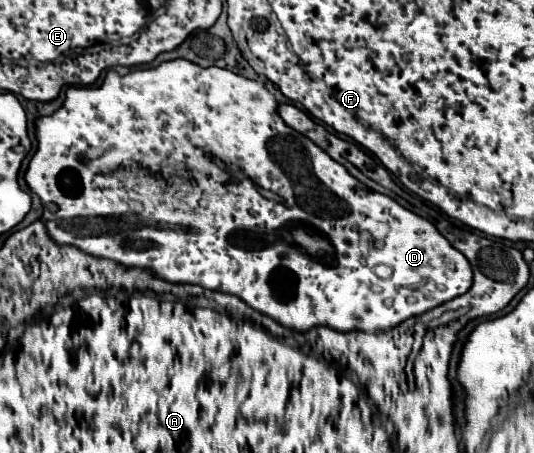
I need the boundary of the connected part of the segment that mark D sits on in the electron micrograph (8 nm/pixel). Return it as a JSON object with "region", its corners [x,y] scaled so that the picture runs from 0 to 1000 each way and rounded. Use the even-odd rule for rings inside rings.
{"region":[[[324,130],[324,135],[301,139],[298,148],[238,161],[234,170],[223,166],[219,157],[204,157],[197,166],[197,179],[189,183],[189,192],[129,192],[122,219],[125,214],[129,214],[129,223],[118,227],[114,241],[107,241],[92,258],[73,258],[66,267],[69,333],[47,382],[51,413],[66,430],[73,430],[81,457],[88,461],[88,466],[81,466],[73,488],[84,497],[88,519],[99,532],[107,532],[110,541],[140,541],[144,550],[152,550],[163,563],[174,563],[185,572],[208,572],[234,589],[264,589],[264,594],[287,598],[290,607],[298,607],[301,616],[309,616],[316,625],[361,625],[361,629],[376,629],[376,634],[388,634],[399,642],[444,651],[478,687],[485,687],[485,691],[522,709],[530,722],[541,722],[552,731],[575,731],[590,717],[624,722],[631,731],[684,731],[684,735],[725,731],[725,726],[755,713],[766,700],[792,695],[792,691],[875,647],[886,629],[886,598],[882,598],[878,576],[818,510],[818,501],[811,492],[803,492],[800,483],[751,457],[743,444],[736,444],[725,430],[695,426],[672,395],[665,395],[616,338],[609,338],[597,320],[579,311],[579,302],[545,285],[519,249],[519,236],[522,236],[519,214],[489,179],[470,179],[463,170],[440,166],[436,157],[425,157],[414,148],[373,148],[350,130]],[[579,364],[590,369],[590,382],[582,382],[582,386],[571,382],[571,369],[579,369]],[[257,373],[298,377],[313,400],[283,395],[268,377],[257,377]],[[257,448],[268,457],[264,470],[257,470],[257,461],[245,457]],[[549,497],[582,497],[582,501],[594,501],[594,510],[601,510],[601,519],[609,514],[612,519],[609,528],[616,528],[620,545],[627,550],[627,576],[639,572],[639,581],[624,581],[624,585],[601,581],[601,576],[564,558],[556,541],[537,536],[530,528],[530,514],[537,510],[537,501],[549,501]],[[534,550],[541,550],[541,563],[526,563],[526,554],[534,554]],[[706,585],[725,585],[732,594],[732,607],[710,611],[699,598],[699,589],[706,589]]]}

